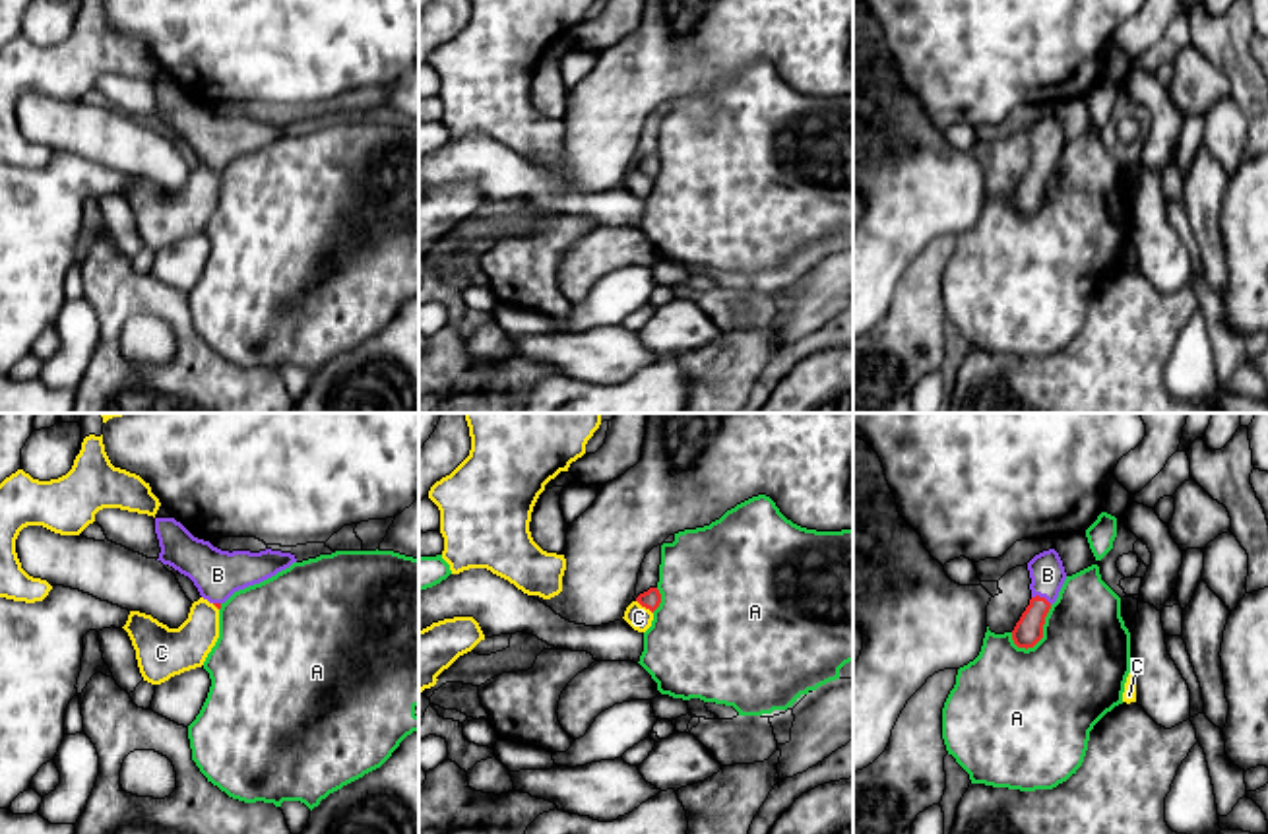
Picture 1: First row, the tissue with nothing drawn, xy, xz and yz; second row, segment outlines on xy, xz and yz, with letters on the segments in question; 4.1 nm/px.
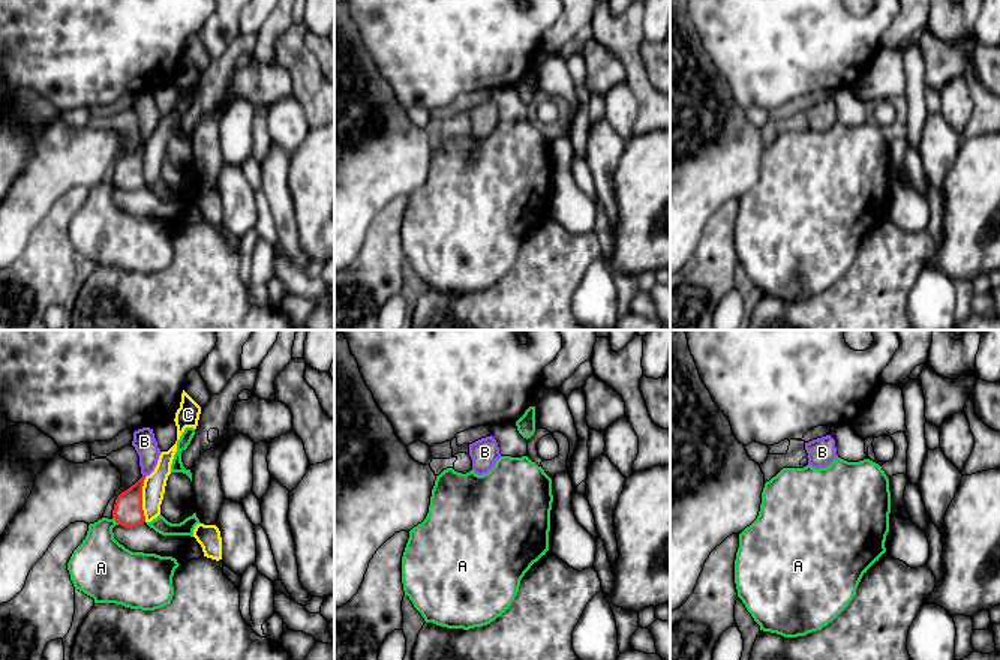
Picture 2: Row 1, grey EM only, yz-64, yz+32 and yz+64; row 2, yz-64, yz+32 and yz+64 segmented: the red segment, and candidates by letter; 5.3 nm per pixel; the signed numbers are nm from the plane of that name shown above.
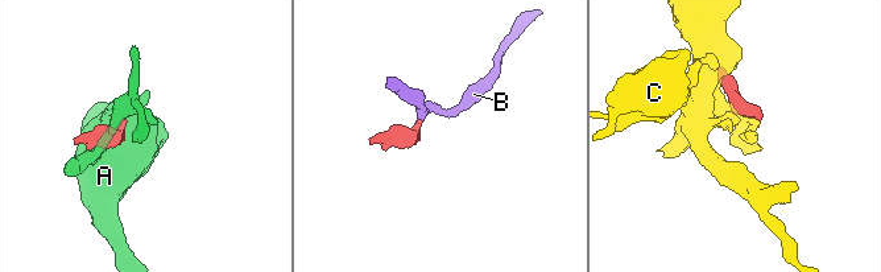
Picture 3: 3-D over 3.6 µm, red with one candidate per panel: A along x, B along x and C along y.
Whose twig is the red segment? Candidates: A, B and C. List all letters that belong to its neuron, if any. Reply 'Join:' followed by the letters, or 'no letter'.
Join: B

